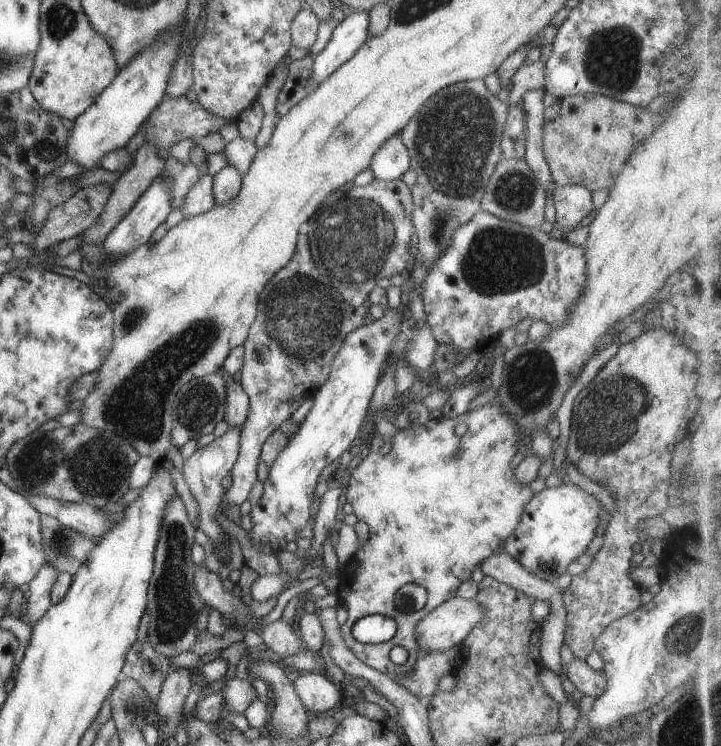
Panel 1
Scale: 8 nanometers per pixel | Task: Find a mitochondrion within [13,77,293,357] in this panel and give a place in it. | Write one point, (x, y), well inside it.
(133, 316)

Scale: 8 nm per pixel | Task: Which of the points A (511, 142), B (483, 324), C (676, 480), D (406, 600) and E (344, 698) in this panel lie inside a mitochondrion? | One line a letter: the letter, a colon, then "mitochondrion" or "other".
A: mitochondrion
B: other
C: other
D: mitochondrion
E: other

